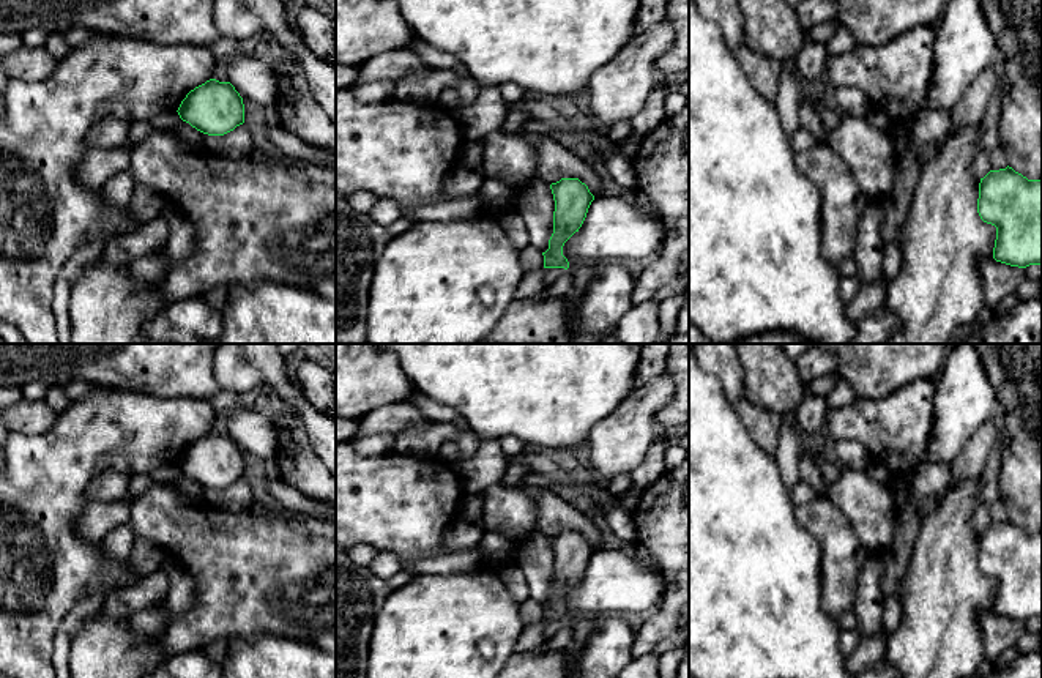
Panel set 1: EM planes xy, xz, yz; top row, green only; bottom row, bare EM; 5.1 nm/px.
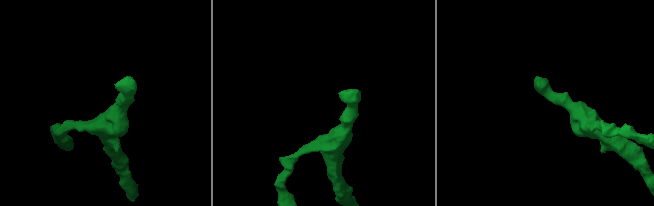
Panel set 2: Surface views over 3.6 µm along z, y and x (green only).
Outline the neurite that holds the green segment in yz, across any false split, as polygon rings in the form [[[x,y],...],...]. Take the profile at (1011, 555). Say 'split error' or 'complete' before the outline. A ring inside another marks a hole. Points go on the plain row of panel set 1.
complete | [[[1009,519],[990,523],[979,536],[977,566],[996,580],[996,615],[1042,618],[1042,533],[1028,533]]]

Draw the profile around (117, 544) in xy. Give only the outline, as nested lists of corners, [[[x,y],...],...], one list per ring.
[[[125,523],[107,533],[101,544],[102,552],[109,558],[115,561],[123,561],[129,558],[134,542],[136,542],[134,531],[129,523]]]

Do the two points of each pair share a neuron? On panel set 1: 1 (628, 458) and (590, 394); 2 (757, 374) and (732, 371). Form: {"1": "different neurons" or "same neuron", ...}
{"1": "different neurons", "2": "different neurons"}

